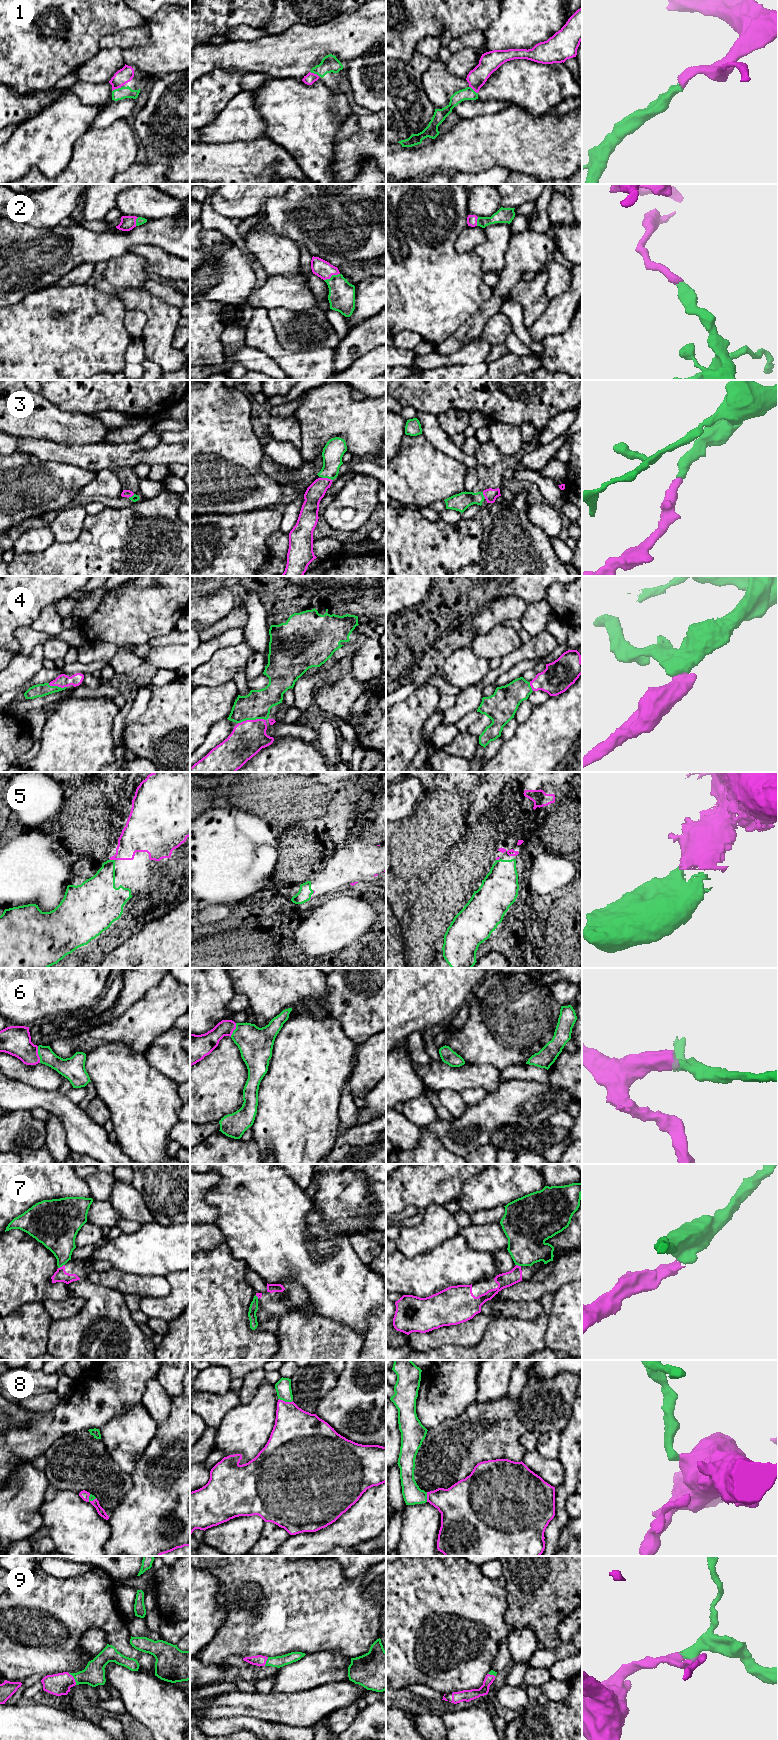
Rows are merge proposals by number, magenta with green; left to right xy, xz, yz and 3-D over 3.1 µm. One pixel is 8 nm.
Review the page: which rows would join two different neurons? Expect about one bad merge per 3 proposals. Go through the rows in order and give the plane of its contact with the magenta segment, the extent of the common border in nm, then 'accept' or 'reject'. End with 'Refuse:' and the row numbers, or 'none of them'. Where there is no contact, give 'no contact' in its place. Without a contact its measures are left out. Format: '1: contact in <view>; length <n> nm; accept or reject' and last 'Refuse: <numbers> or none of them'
1: contact in xy; length 90 nm; accept
2: contact in xz; length 140 nm; accept
3: contact in xz; length 90 nm; accept
4: contact in xz; length 220 nm; accept
5: contact in xy; length 50 nm; accept
6: contact in xy; length 140 nm; accept
7: contact in xy; length 70 nm; reject
8: contact in xz; length 110 nm; accept
9: contact in xy; length 120 nm; accept
Refuse: 7

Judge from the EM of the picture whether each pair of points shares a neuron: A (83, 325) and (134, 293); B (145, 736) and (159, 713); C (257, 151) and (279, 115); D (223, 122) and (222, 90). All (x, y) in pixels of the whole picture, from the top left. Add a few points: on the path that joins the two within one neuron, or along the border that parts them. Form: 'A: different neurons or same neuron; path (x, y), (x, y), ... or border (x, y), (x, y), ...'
A: different neurons; border (113, 294), (122, 302), (126, 311)
B: same neuron; path (151, 730), (159, 722), (159, 719)
C: different neurons; border (266, 137), (286, 150)
D: different neurons; border (240, 92), (227, 103), (214, 119)

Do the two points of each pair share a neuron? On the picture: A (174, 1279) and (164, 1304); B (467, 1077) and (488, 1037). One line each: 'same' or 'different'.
A: same
B: different

